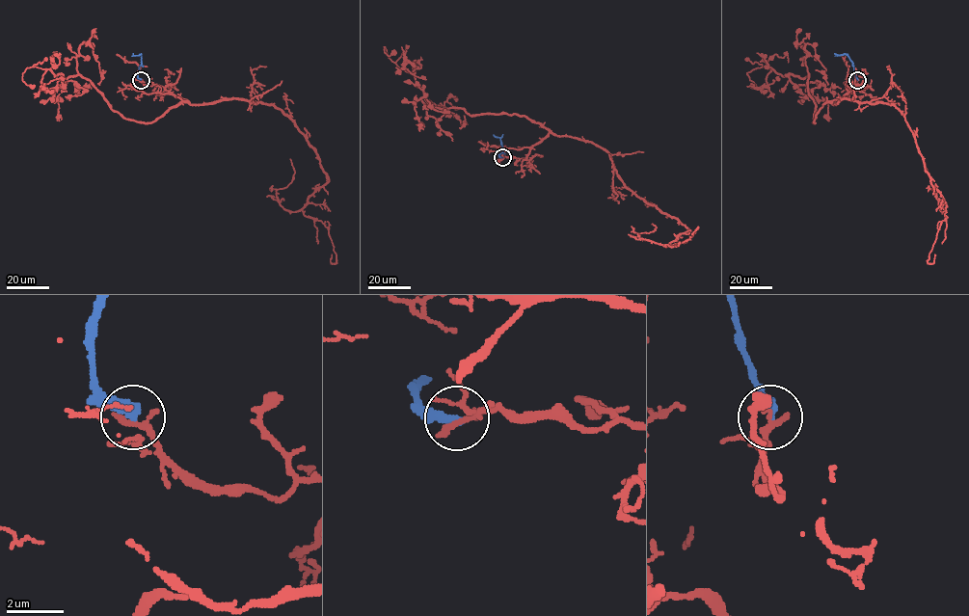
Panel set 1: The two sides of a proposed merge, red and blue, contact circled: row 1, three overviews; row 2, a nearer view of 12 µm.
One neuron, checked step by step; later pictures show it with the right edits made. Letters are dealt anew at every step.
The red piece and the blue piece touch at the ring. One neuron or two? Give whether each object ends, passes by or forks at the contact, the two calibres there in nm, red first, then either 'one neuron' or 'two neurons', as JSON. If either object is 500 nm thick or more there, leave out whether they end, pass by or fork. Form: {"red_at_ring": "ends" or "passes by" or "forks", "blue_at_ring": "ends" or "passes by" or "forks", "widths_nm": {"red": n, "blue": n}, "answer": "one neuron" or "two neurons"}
{"red_at_ring": "ends", "blue_at_ring": "ends", "widths_nm": {"red": 300, "blue": 360}, "answer": "two neurons"}

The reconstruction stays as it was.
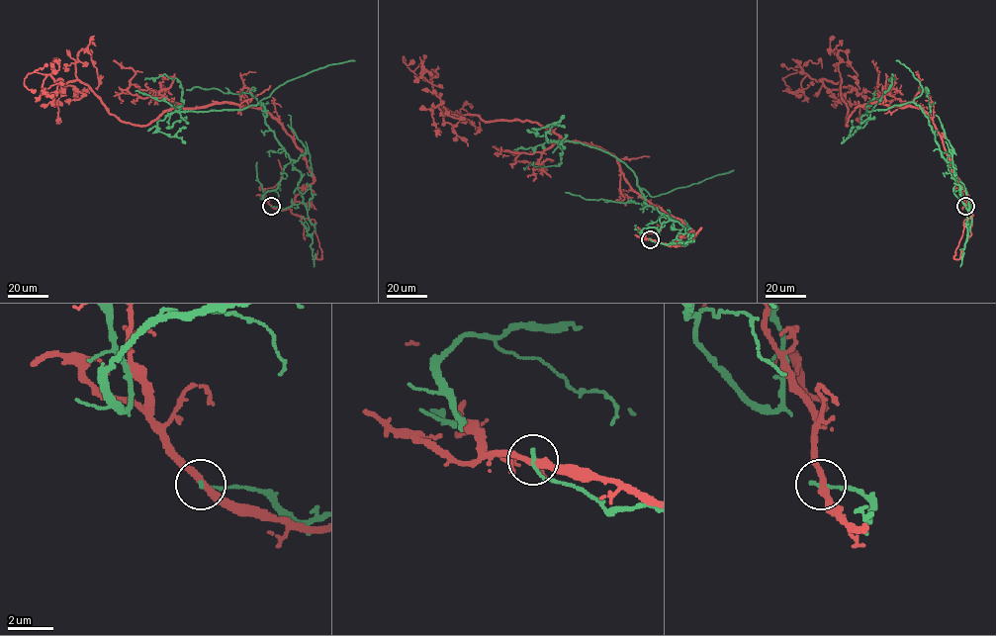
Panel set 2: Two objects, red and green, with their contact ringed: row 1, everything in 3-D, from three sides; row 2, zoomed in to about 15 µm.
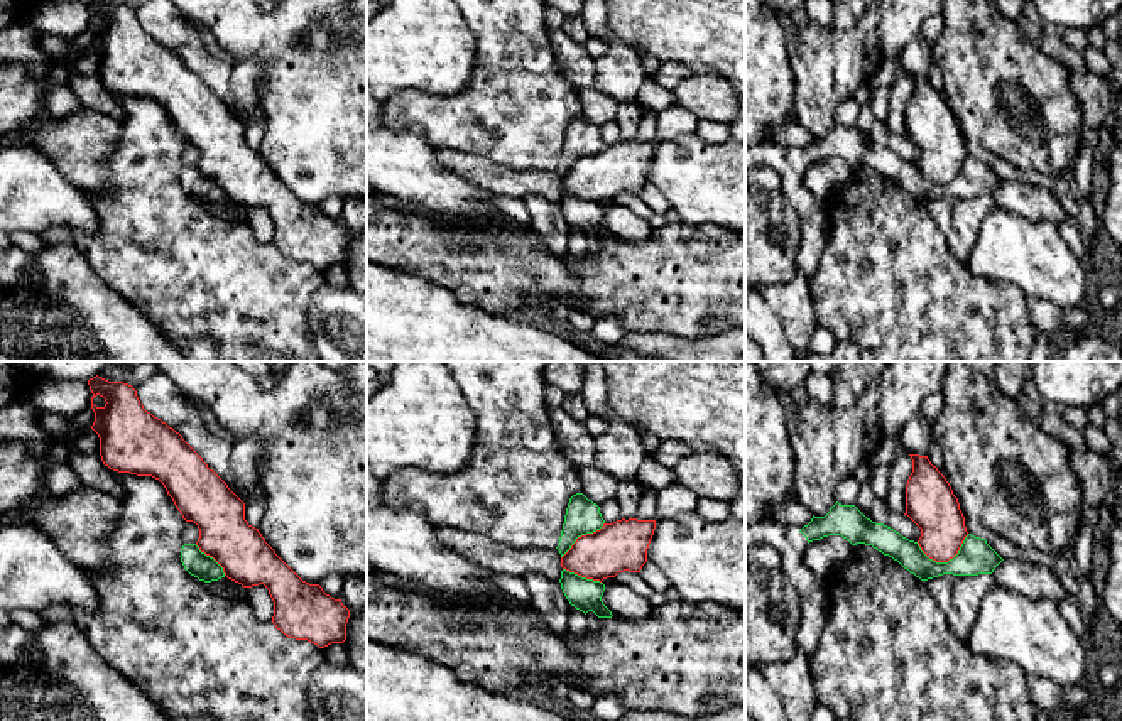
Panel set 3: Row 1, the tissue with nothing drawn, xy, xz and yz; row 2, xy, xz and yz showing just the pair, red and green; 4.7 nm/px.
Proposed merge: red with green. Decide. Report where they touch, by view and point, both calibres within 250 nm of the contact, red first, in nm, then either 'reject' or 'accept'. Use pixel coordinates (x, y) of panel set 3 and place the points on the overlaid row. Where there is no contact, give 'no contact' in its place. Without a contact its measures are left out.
meets red in yz at (945, 561); 220 nm thick on the red side, 170 nm on the other; reject

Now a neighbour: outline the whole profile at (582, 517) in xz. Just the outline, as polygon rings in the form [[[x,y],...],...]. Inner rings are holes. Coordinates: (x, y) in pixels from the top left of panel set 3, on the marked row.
[[[583,493],[569,498],[558,550],[561,557],[571,549],[578,537],[593,534],[603,527],[605,520],[600,507],[588,500]]]

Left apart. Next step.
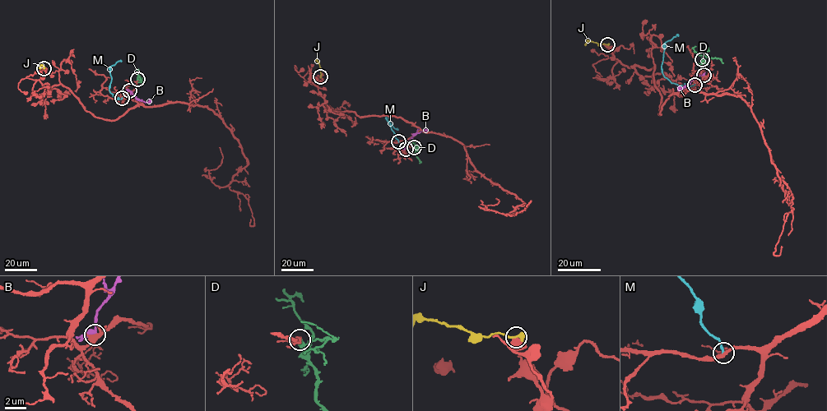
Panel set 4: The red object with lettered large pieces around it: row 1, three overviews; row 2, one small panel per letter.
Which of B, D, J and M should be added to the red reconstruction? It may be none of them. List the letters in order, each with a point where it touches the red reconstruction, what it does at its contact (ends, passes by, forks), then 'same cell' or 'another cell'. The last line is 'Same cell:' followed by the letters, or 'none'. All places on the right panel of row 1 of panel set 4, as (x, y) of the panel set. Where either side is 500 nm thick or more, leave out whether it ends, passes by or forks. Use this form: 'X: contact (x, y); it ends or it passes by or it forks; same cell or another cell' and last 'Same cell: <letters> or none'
B: contact (703, 75); it passes by; another cell
D: contact (702, 59); it ends; same cell
J: contact (607, 44); it ends; another cell
M: contact (694, 85); it ends; another cell
Same cell: D

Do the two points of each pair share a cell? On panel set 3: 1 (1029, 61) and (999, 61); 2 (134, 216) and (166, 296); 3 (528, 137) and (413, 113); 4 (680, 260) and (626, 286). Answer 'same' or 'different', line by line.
1: same
2: same
3: same
4: same

